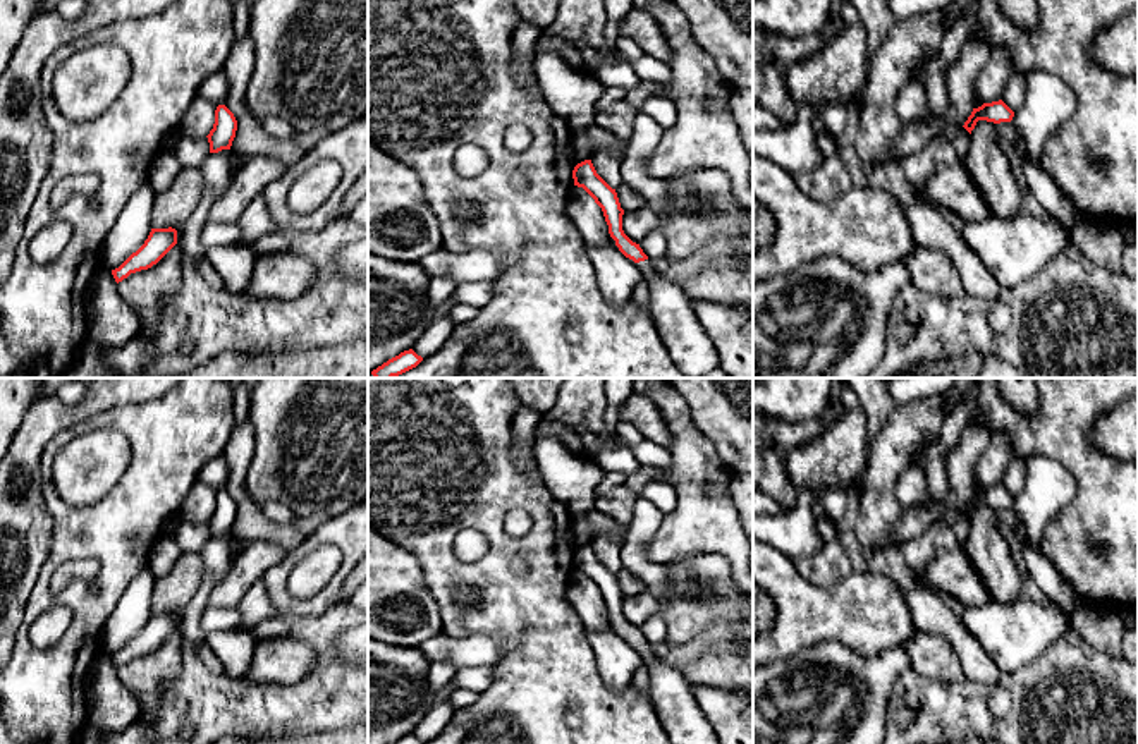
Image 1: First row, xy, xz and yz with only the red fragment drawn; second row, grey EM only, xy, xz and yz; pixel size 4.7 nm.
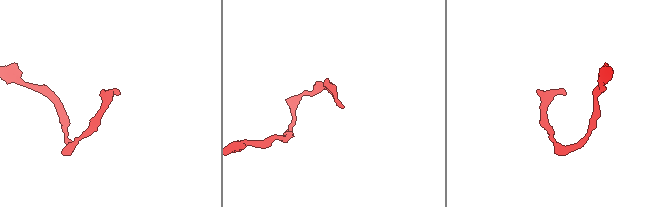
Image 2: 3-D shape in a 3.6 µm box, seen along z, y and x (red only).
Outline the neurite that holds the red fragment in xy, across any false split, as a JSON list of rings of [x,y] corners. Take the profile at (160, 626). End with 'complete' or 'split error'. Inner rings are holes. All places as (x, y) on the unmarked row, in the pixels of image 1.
[[[151,613],[144,629],[132,637],[119,653],[112,655],[115,667],[122,667],[131,658],[148,655],[156,649],[177,629],[177,615]]]; complete

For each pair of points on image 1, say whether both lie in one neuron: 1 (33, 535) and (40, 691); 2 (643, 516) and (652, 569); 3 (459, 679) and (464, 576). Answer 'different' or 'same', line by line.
1: different
2: same
3: different

